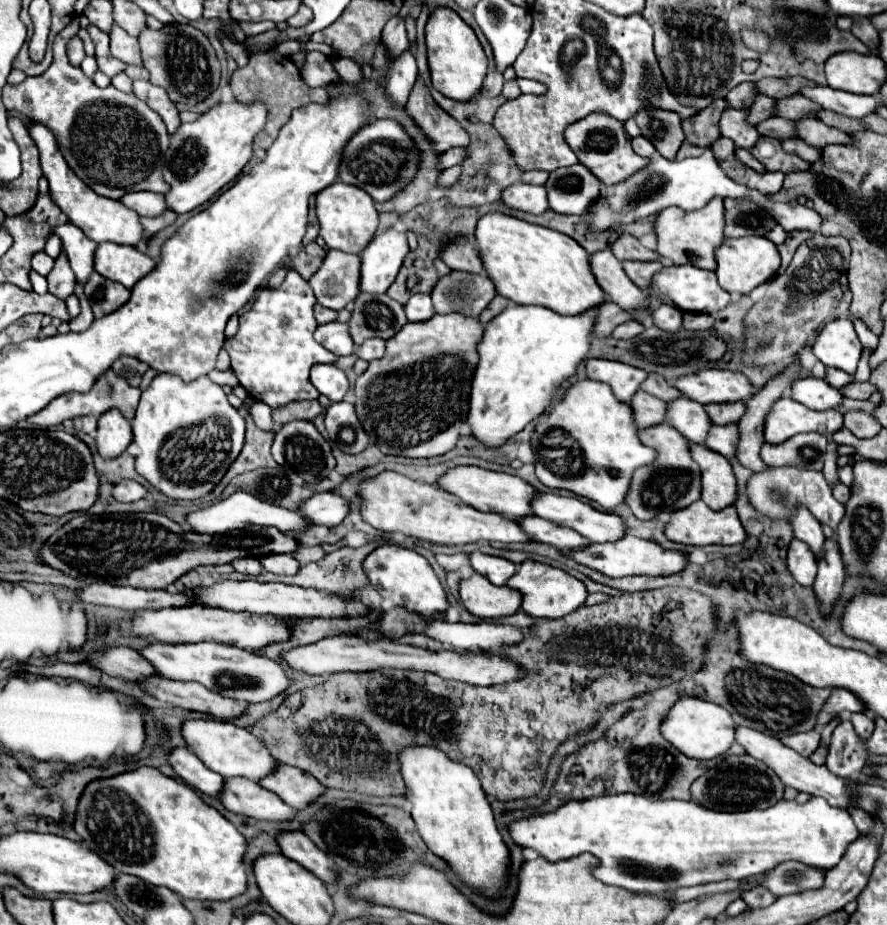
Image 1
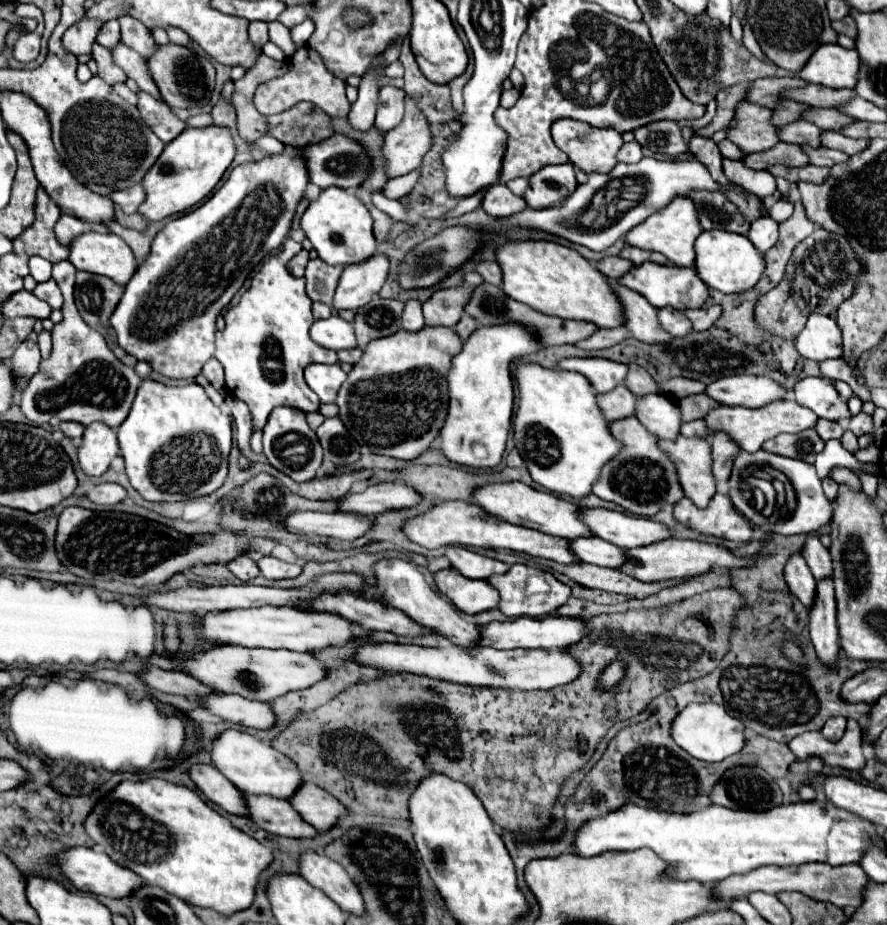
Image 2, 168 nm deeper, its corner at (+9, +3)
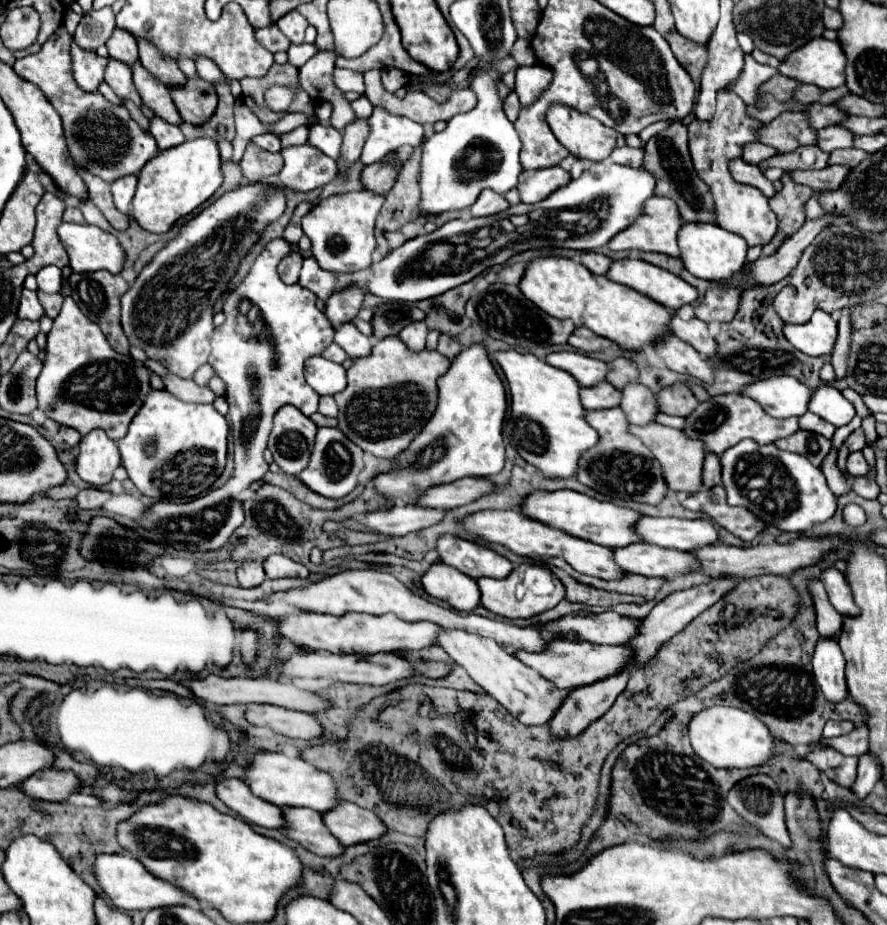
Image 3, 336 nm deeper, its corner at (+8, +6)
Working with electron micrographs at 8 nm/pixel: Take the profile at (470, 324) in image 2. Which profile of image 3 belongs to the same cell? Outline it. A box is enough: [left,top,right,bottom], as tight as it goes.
[437,334,463,358]

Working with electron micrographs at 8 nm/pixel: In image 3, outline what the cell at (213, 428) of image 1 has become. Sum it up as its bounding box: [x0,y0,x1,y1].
[117,390,229,500]

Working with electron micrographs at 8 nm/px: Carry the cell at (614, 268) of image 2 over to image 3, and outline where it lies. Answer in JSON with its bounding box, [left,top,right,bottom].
[581,252,613,274]

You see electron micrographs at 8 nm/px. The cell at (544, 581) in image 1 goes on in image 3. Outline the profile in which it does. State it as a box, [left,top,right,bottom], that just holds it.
[477,564,565,620]

